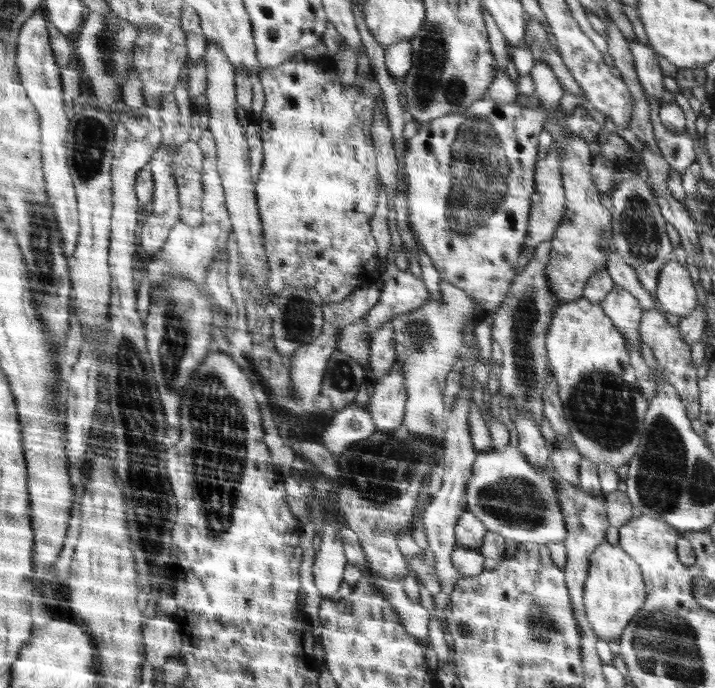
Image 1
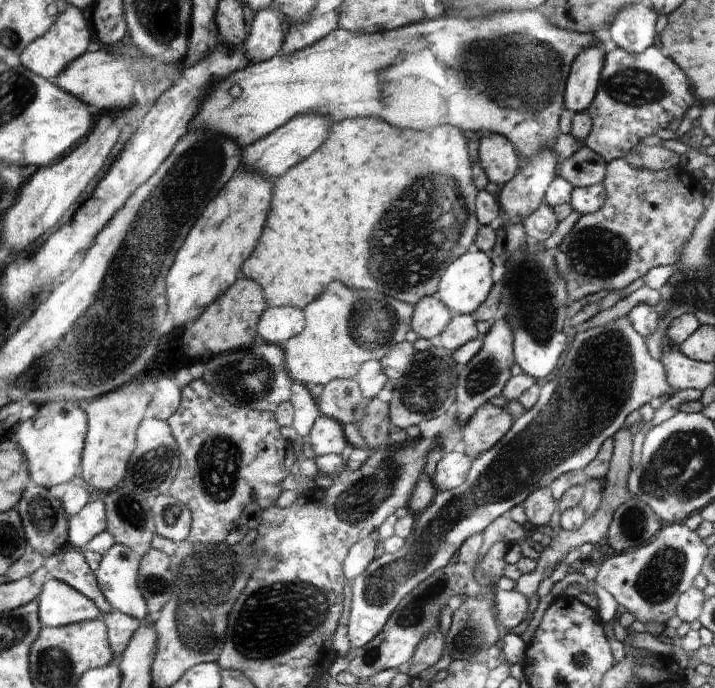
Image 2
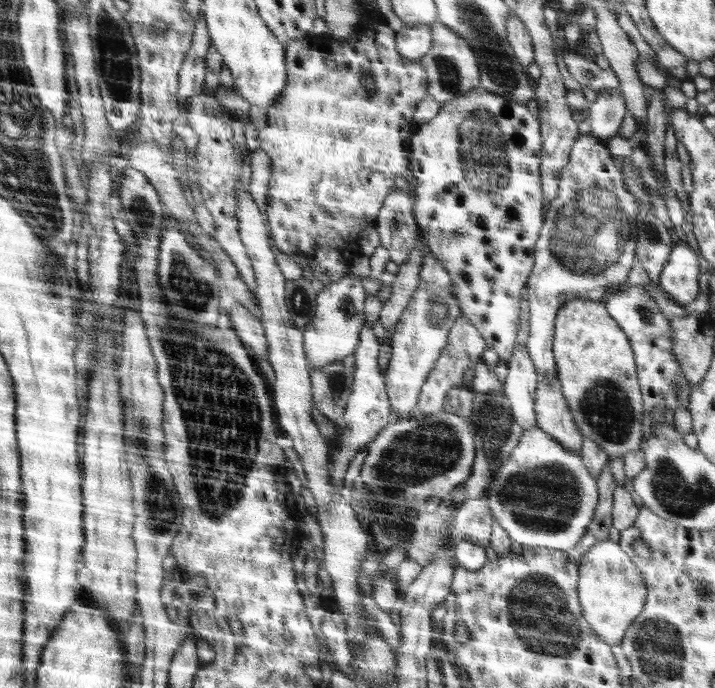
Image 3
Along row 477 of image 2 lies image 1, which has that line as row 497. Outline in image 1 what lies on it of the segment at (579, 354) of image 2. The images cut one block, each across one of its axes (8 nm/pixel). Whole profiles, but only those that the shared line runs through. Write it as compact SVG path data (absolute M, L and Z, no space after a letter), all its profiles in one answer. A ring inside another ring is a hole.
M515 442L509 444L501 451L478 451L473 463L473 474L466 486L466 510L474 513L476 518L486 525L486 529L494 531L505 539L519 543L534 542L536 544L548 544L548 542L563 542L566 538L566 524L564 523L564 508L556 491L551 470L543 468L538 470L529 463L524 452Z

